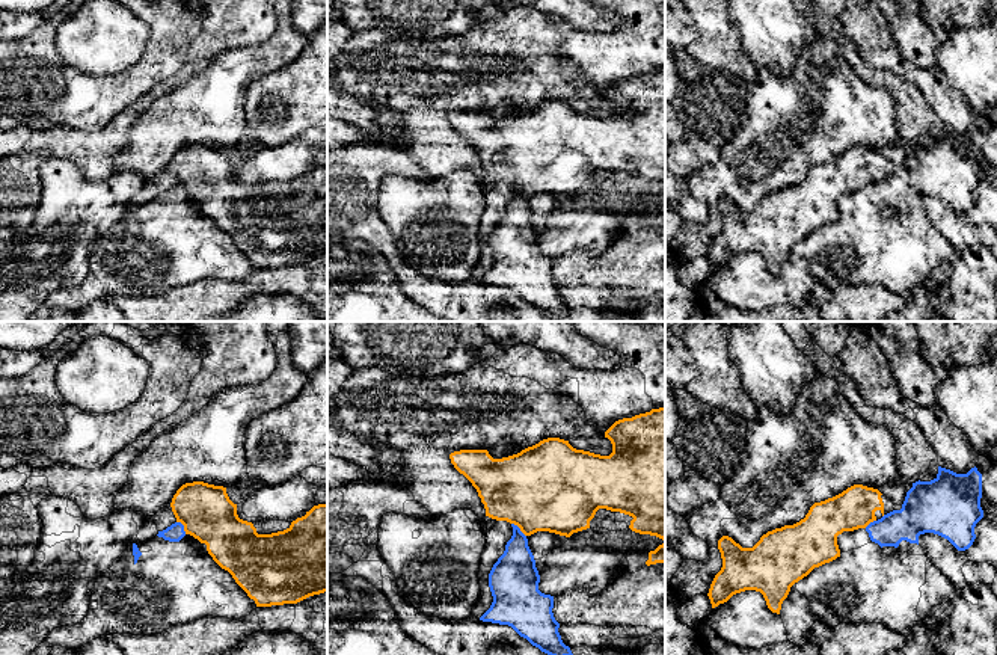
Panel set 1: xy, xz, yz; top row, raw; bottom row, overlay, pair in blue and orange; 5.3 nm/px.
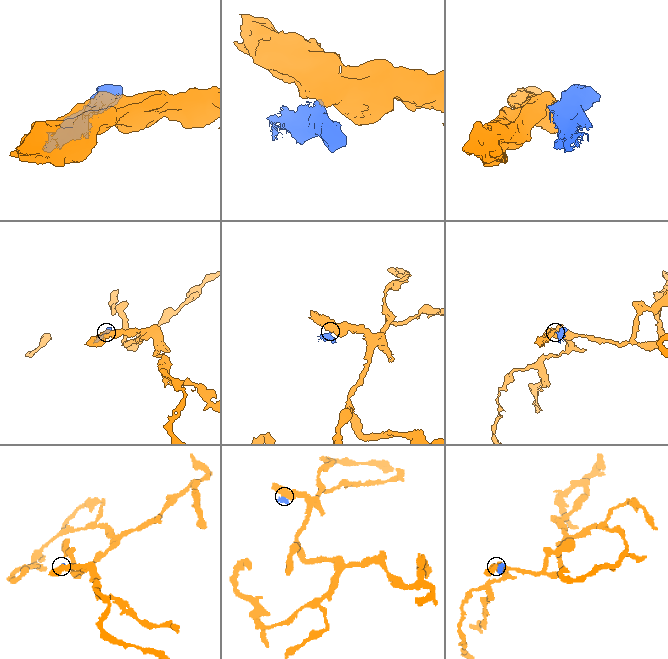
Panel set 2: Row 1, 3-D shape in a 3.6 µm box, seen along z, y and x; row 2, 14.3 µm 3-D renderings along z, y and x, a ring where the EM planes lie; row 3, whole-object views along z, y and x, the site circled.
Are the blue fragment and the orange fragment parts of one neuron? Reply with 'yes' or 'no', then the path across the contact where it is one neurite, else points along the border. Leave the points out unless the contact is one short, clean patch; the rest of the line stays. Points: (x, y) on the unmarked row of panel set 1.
no | along xz (512, 184), (525, 198)

